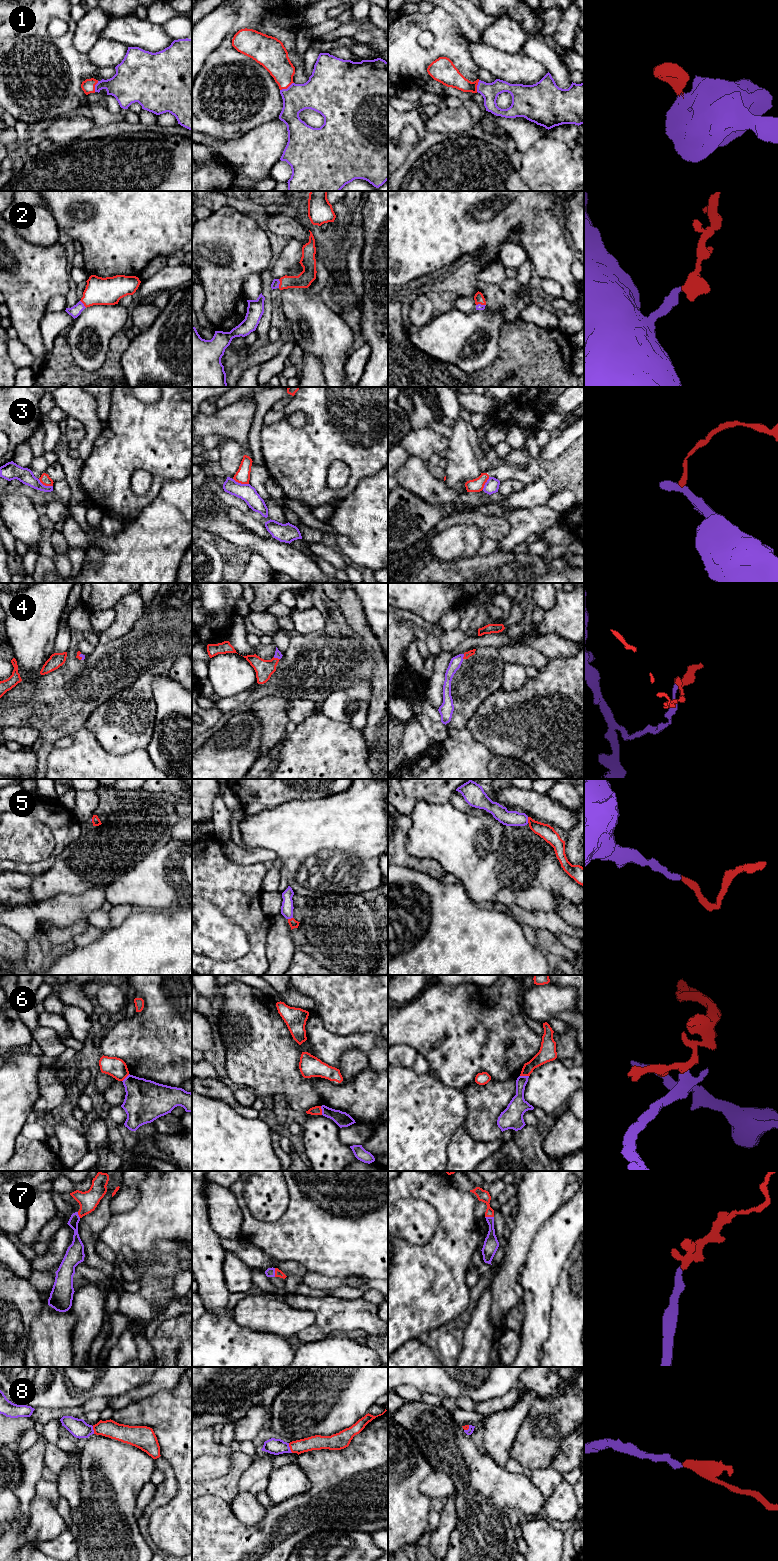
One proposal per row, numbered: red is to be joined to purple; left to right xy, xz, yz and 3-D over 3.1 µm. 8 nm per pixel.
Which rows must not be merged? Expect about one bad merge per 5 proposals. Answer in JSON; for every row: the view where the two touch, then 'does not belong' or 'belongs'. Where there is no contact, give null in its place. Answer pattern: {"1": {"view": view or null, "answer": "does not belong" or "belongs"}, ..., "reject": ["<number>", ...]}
{"1": {"view": "xz", "answer": "belongs"}, "2": {"view": "xz", "answer": "belongs"}, "3": {"view": "xz", "answer": "does not belong"}, "4": {"view": "xz", "answer": "belongs"}, "5": {"view": "yz", "answer": "belongs"}, "6": {"view": "xz", "answer": "does not belong"}, "7": {"view": "xz", "answer": "belongs"}, "8": {"view": "xz", "answer": "belongs"}, "reject": ["3", "6"]}

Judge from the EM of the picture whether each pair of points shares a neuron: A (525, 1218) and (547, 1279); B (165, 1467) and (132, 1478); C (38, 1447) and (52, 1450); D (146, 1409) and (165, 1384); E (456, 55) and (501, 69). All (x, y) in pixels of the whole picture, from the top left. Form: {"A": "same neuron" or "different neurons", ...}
{"A": "different neurons", "B": "different neurons", "C": "different neurons", "D": "different neurons", "E": "different neurons"}

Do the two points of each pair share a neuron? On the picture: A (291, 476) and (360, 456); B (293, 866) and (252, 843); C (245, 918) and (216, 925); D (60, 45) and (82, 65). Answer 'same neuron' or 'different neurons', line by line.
A: same neuron
B: same neuron
C: different neurons
D: same neuron

